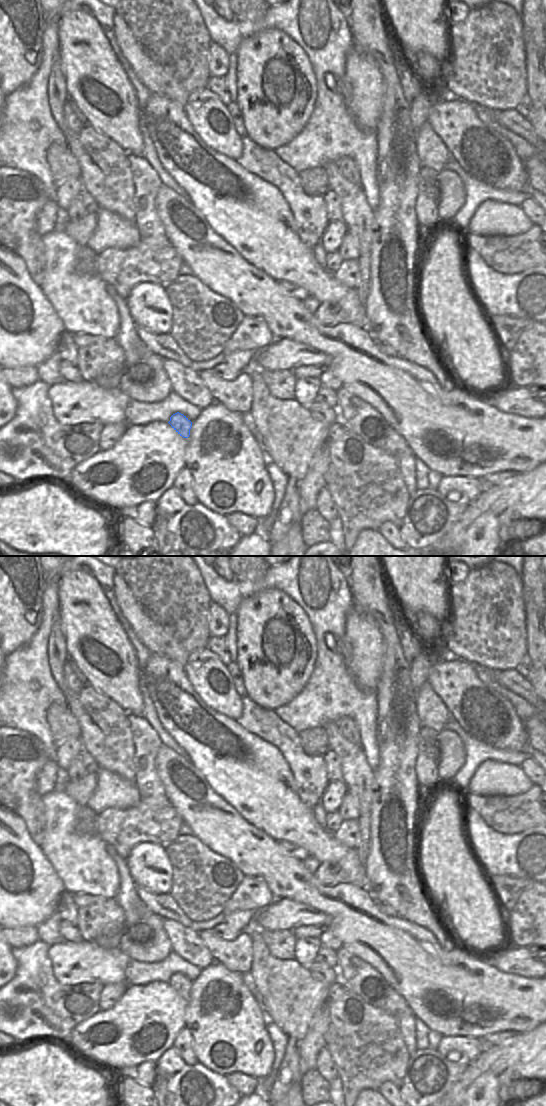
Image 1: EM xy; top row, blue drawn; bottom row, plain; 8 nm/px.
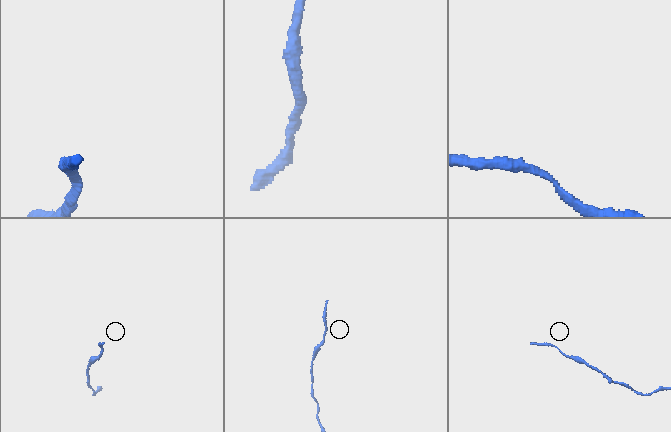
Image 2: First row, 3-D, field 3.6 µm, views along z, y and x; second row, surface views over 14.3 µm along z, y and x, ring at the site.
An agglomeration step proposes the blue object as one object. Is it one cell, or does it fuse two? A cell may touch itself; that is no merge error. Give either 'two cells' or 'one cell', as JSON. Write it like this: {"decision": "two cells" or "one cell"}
{"decision": "one cell"}

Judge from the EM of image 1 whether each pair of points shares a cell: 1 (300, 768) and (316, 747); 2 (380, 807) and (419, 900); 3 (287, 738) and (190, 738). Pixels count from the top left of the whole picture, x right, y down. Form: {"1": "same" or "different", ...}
{"1": "different", "2": "same", "3": "different"}

